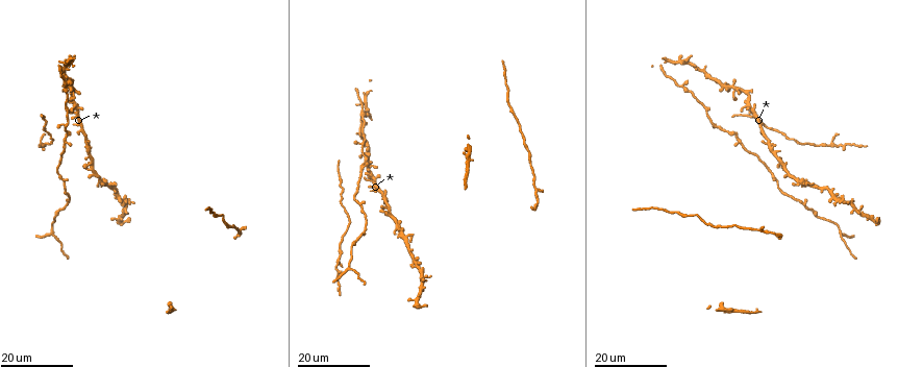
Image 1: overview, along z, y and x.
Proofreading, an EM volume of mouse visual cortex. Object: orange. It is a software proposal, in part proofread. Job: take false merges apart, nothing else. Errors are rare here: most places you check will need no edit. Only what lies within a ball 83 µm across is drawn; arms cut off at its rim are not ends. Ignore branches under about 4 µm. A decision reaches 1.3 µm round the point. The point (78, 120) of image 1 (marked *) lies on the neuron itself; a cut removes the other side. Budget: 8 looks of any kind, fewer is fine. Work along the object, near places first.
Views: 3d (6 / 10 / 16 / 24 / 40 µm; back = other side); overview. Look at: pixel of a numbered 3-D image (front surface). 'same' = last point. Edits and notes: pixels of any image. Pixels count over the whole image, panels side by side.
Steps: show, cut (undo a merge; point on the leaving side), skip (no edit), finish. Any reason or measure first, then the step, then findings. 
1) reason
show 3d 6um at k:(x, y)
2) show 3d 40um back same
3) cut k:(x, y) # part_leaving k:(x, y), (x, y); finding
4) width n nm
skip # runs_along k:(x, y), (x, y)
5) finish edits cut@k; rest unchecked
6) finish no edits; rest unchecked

show 3d 24um at 1:(74, 113)

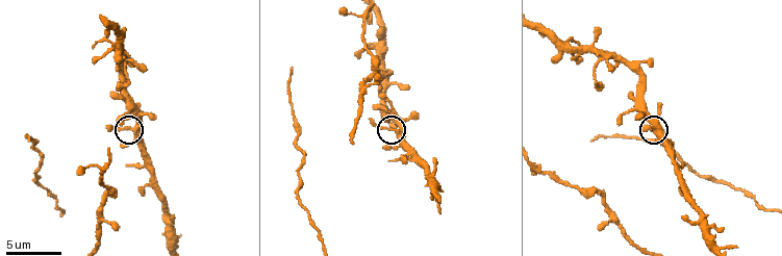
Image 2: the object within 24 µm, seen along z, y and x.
zoom in
show 3d 6um at 2:(397, 130)

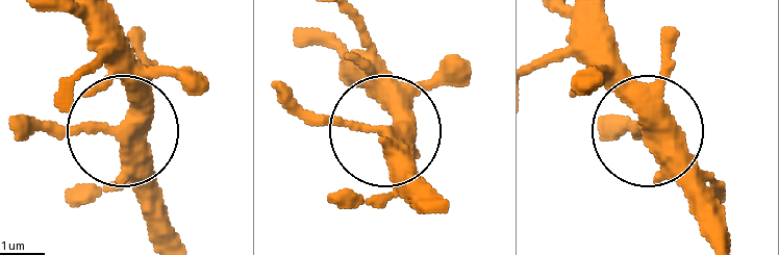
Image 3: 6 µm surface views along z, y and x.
arms 4
skip # runs_along 3:(152, 217), (149, 164), (119, 134), (22, 131); continuous, no second neuron

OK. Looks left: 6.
four arms meet
show 3d 10um at 2:(602, 56)

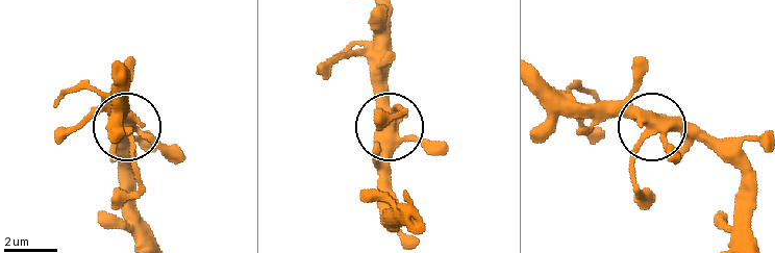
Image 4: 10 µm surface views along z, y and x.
arms 4
skip # runs_along 4:(755, 239), (745, 179), (693, 136), (650, 132), (632, 191); all the same neuron

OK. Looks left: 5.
calibre changes
show 3d 16um at 1:(363, 130)

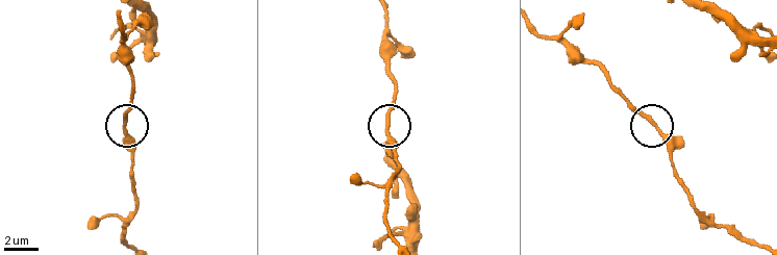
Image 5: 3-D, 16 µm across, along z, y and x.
closer look
show 3d 10um at 5:(654, 126)

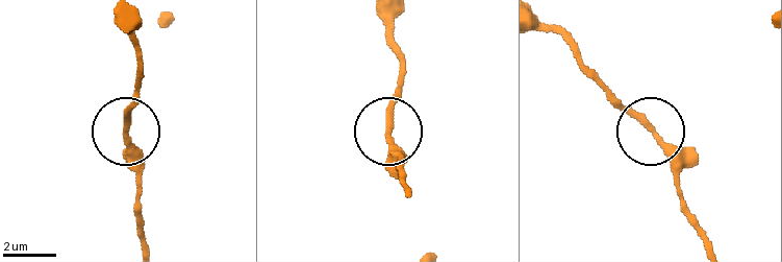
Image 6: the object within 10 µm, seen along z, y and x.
width 230 nm
skip # one neuron here

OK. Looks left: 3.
three-way junction
show 3d 24um at 1:(64, 180)

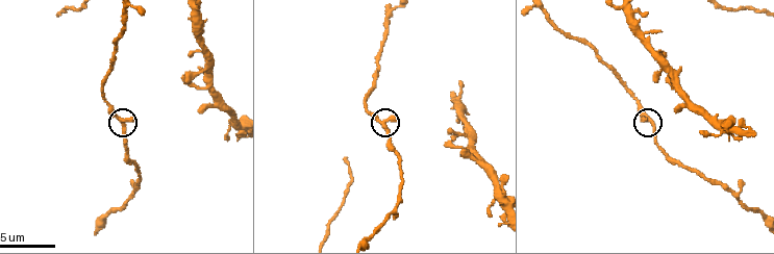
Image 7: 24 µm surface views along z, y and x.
show 3d 10um at 7:(386, 124)

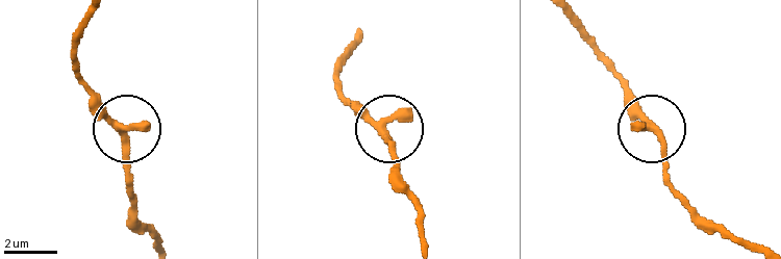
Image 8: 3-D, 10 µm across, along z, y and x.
skip # runs_along 8:(91, 15), (77, 68), (91, 95), (122, 129), (124, 186); all the same neuron

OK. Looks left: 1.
finish no edits; rest unchecked

